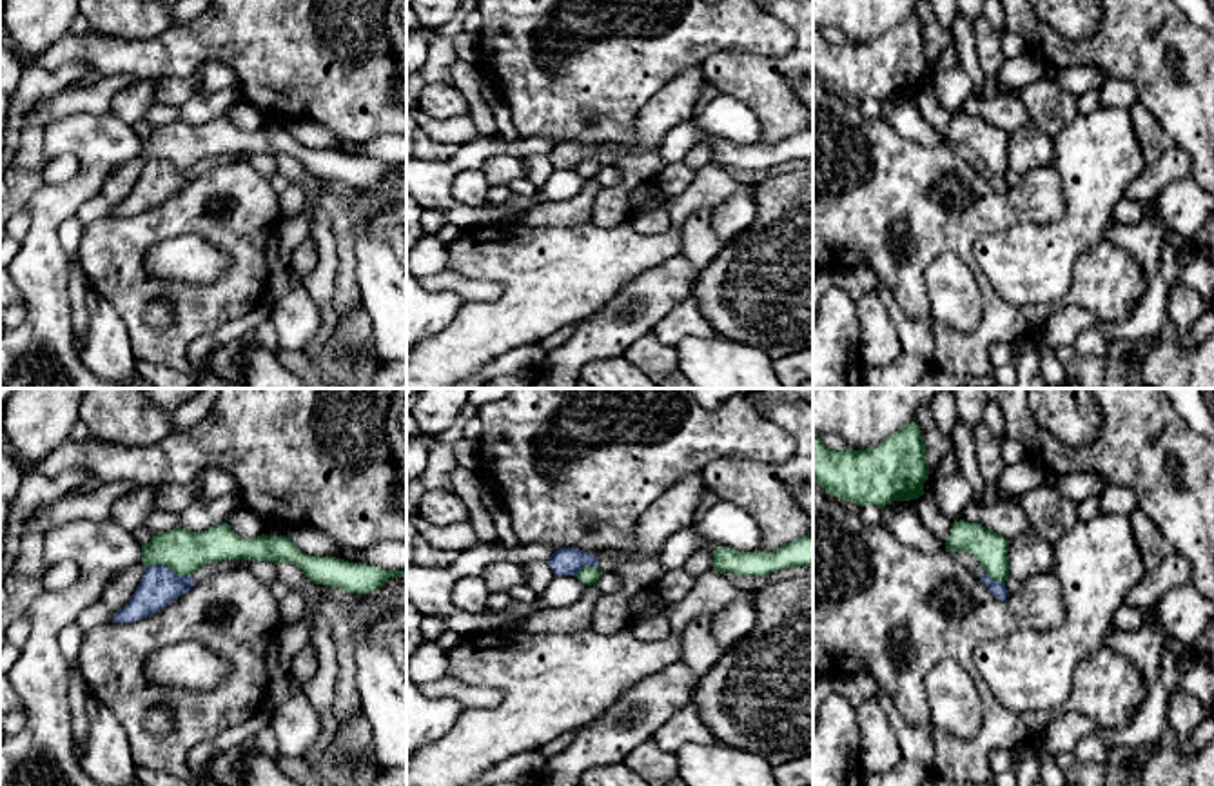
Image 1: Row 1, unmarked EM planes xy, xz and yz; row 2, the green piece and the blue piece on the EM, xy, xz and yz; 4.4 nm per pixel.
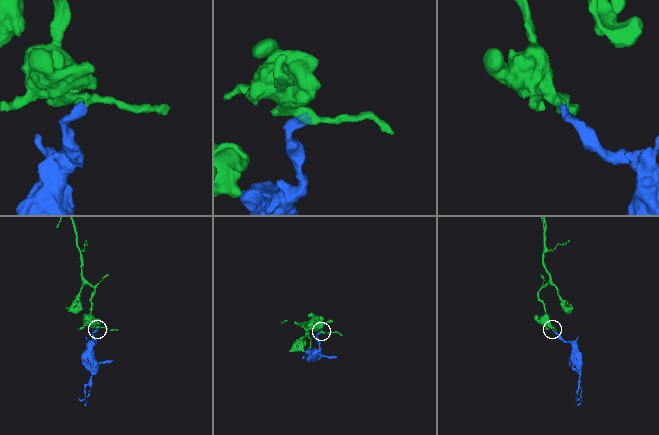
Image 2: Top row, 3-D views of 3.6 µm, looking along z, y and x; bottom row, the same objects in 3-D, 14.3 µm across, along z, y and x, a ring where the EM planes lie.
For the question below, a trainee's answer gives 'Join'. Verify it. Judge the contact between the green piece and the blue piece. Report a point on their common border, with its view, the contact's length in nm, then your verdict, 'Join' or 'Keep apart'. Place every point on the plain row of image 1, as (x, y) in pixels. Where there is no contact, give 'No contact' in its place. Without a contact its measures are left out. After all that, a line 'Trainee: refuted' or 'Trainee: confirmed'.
Touches green at xy (169, 160). Shared border 200 nm. Keep apart
Trainee: refuted

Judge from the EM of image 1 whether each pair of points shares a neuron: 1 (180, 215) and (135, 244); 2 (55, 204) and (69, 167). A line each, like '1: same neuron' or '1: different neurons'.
1: same neuron
2: different neurons

